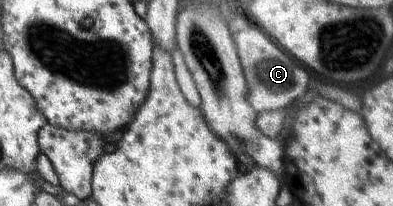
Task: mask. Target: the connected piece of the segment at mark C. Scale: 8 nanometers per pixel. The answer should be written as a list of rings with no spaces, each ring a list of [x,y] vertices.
[[[251,23],[250,29],[233,34],[233,40],[247,81],[247,100],[257,114],[288,108],[309,91],[310,77],[306,69],[302,69],[295,58],[282,50],[260,27]]]

